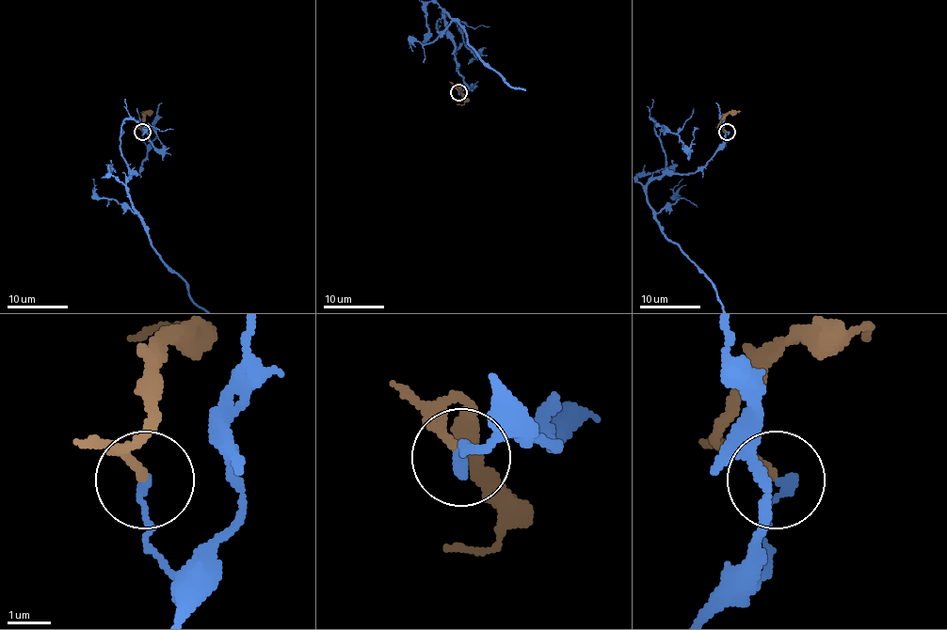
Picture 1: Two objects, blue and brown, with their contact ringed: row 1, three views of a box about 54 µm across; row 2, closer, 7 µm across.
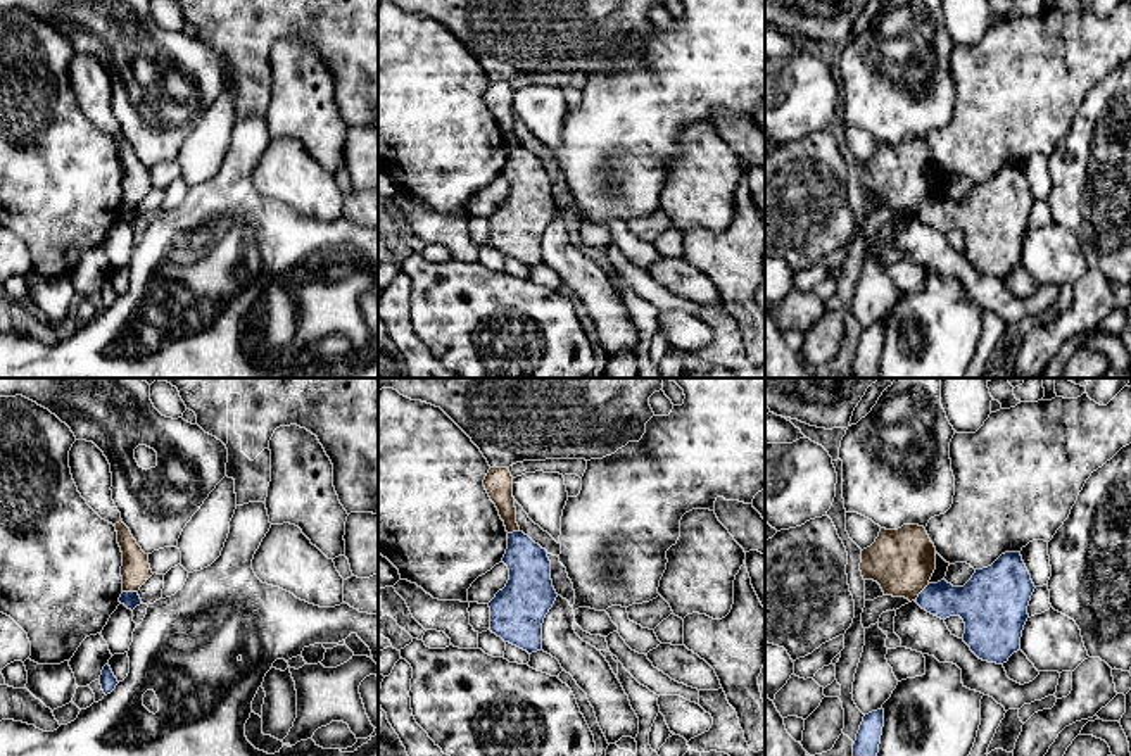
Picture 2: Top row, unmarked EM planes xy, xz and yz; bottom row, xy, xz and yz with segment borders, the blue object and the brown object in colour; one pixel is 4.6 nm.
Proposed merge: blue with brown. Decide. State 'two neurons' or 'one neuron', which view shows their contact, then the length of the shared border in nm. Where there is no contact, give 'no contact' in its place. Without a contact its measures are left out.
two neurons; contact in yz; length 110 nm

